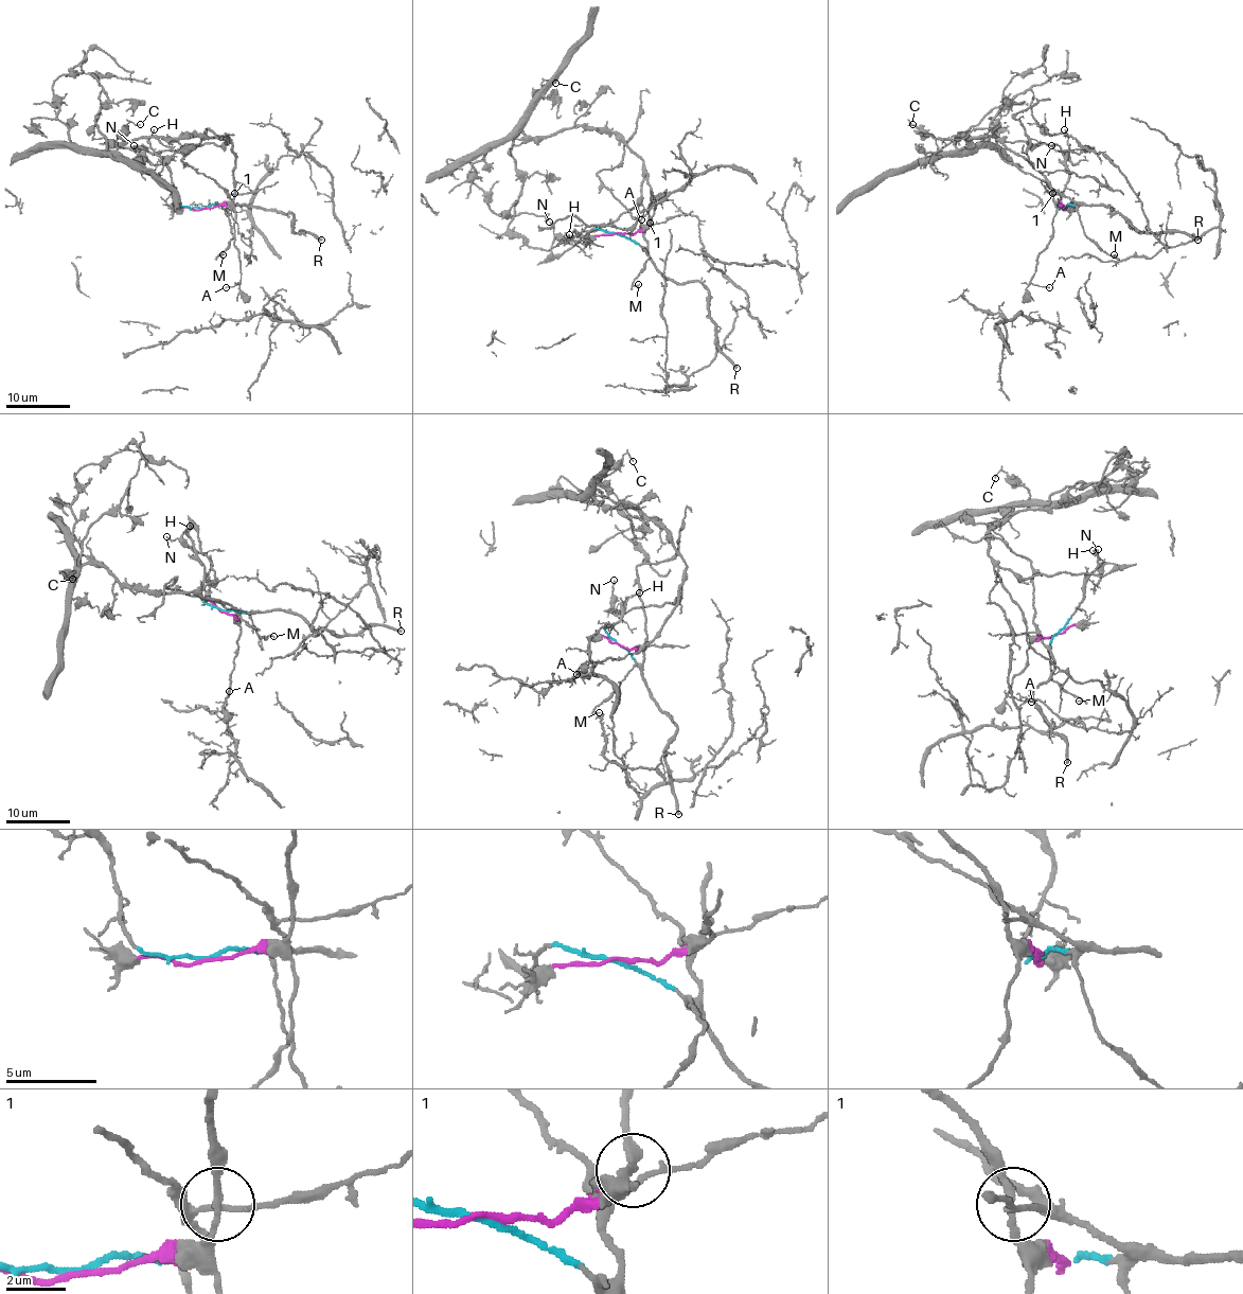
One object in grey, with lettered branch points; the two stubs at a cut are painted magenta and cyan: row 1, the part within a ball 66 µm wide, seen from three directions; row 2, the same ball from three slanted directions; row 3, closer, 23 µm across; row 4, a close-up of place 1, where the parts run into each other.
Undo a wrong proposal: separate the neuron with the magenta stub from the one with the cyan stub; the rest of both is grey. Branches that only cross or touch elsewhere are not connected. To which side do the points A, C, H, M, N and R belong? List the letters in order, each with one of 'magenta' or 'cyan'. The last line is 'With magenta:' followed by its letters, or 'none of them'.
A: magenta
C: magenta
H: cyan
M: cyan
N: magenta
R: cyan
With magenta: A, C, N

